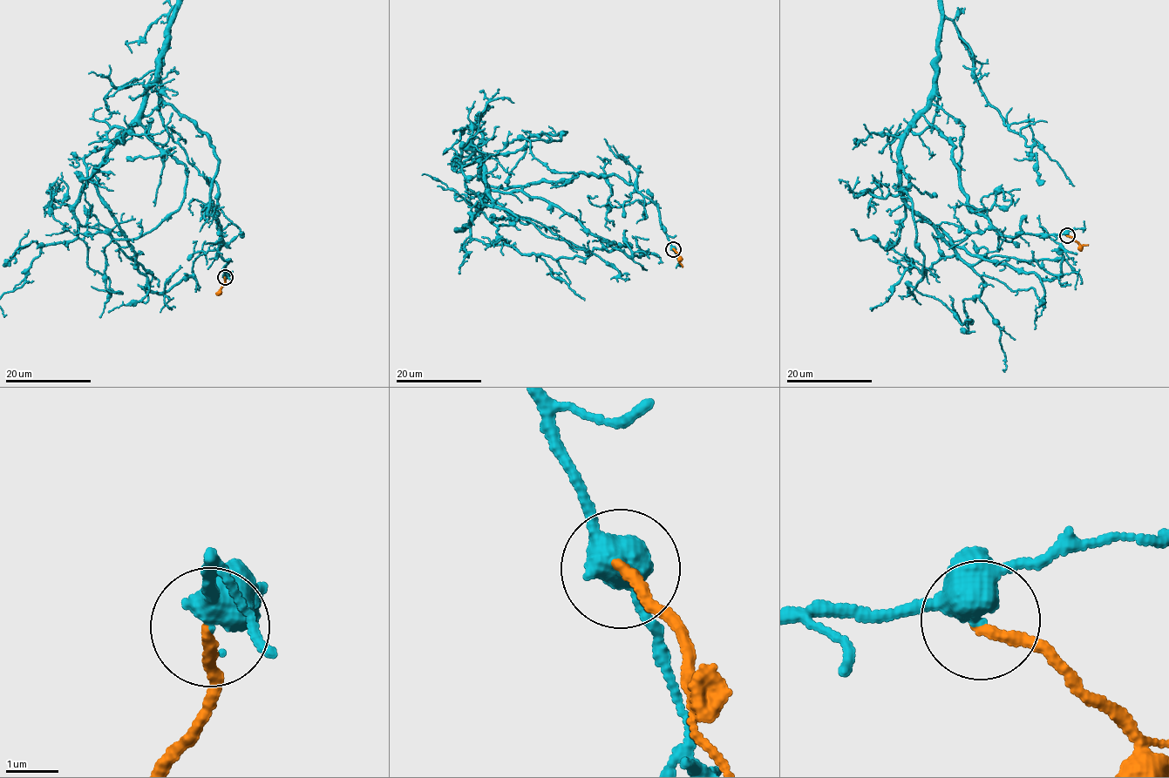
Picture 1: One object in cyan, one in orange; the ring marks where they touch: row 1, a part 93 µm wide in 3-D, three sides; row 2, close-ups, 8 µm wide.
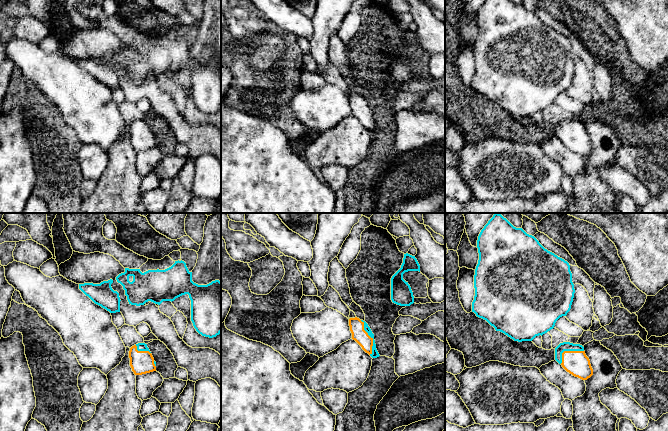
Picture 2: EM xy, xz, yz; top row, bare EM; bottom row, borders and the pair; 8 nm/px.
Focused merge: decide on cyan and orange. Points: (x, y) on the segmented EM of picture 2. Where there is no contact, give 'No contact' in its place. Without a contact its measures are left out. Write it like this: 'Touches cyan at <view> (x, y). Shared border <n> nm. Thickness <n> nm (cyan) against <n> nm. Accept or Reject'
Touches cyan at xz (370, 336). Shared border 300 nm. Thickness 60 nm (cyan) against 110 nm. Accept

